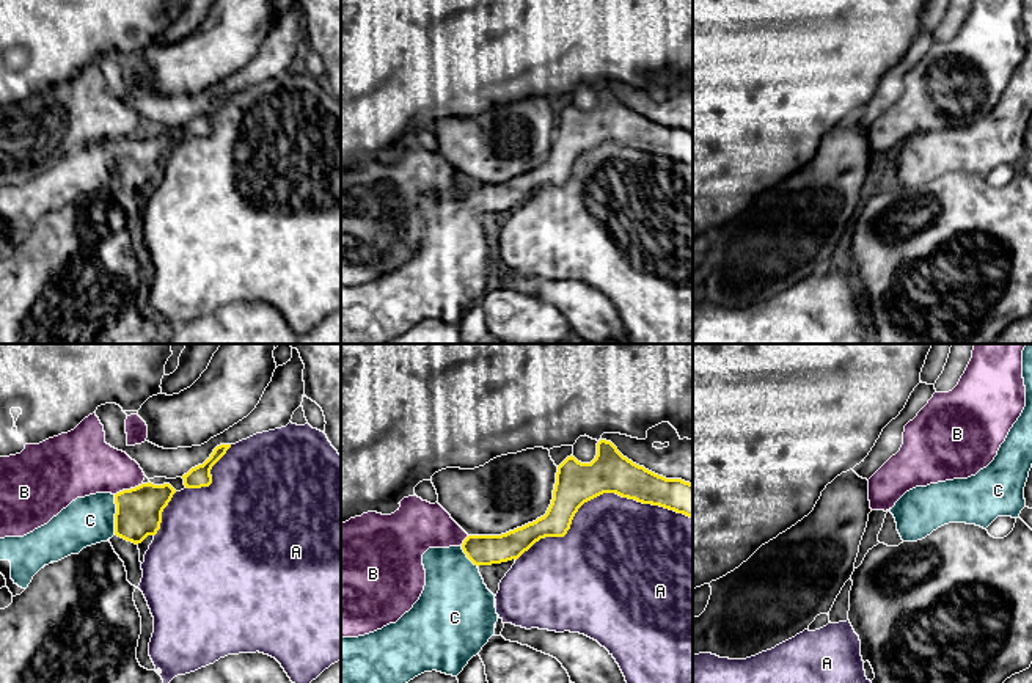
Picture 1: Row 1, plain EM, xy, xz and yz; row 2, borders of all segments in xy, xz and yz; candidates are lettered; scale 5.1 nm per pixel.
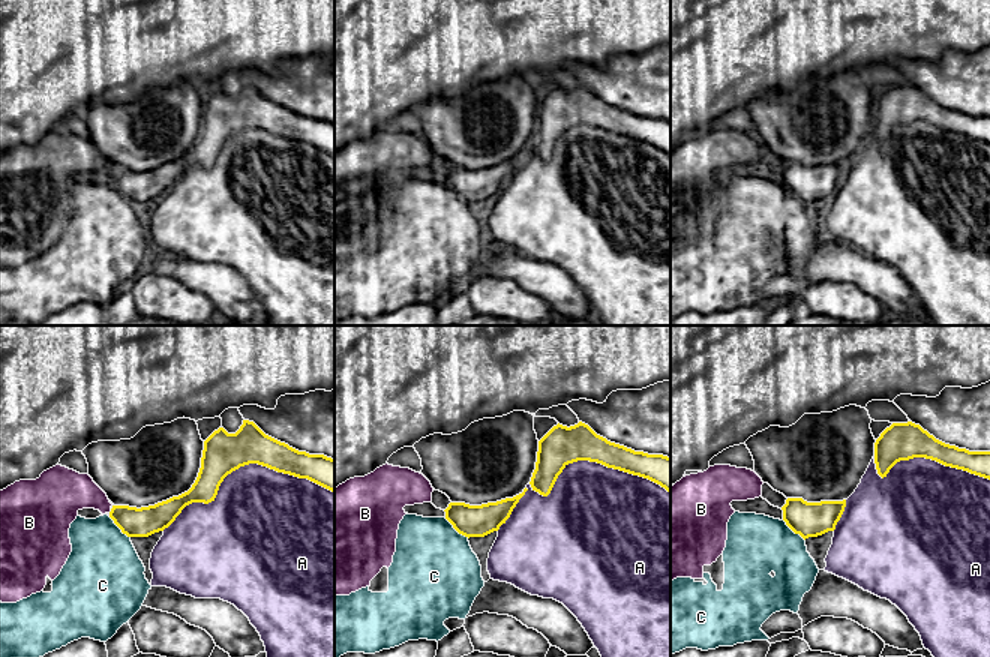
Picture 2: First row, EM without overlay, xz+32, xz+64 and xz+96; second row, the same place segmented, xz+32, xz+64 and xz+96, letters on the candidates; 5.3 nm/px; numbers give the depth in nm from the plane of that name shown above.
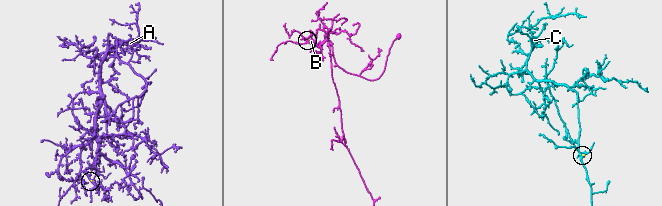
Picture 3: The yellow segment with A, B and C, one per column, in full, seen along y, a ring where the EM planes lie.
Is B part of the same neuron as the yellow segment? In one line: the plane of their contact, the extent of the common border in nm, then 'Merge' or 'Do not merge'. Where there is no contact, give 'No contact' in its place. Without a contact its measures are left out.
Touches yellow in xy. Shared border 160 nm. Do not merge

